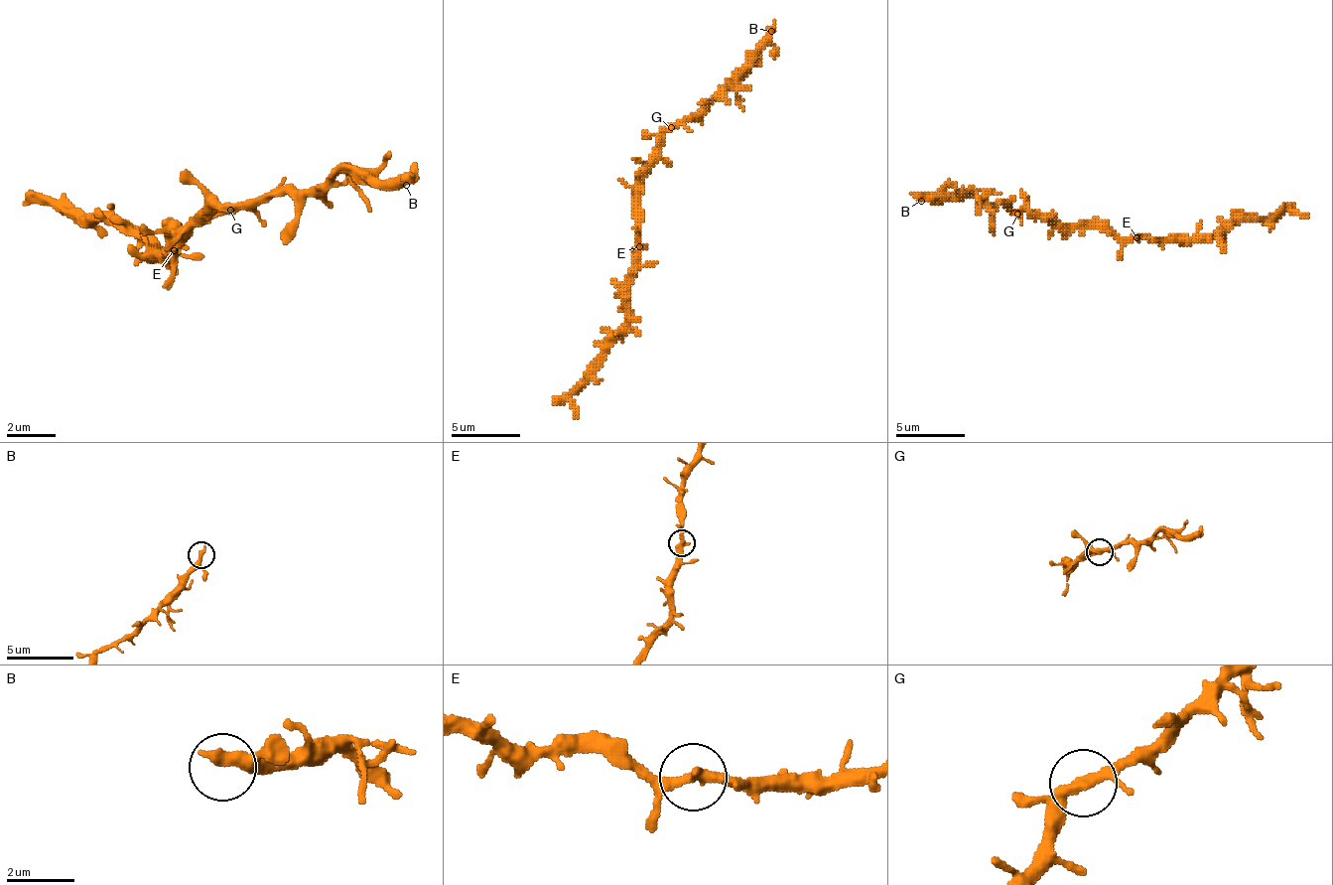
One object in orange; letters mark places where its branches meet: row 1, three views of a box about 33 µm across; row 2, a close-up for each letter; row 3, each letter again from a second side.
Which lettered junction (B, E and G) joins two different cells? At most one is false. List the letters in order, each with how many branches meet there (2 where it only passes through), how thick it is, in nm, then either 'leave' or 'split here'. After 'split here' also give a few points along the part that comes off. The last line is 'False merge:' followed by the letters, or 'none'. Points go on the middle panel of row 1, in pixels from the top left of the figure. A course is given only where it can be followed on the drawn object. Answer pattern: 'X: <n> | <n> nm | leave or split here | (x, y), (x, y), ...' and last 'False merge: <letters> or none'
B: 2 | 320 nm | leave
E: 3 | 280 nm | leave
G: 3 | 280 nm | leave
False merge: none

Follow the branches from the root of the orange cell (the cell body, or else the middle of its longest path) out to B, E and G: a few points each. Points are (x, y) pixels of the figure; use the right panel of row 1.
B: (1094, 227), (1059, 227), (1049, 218), (980, 204), (970, 194), (921, 201)
E: (1094, 227), (1111, 227), (1122, 238), (1135, 238)
G: (1094, 227), (1059, 227), (1049, 218), (1031, 218), (1024, 211), (1017, 214)

